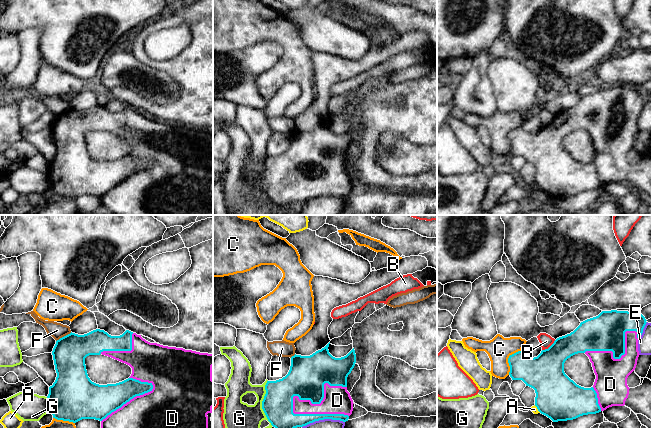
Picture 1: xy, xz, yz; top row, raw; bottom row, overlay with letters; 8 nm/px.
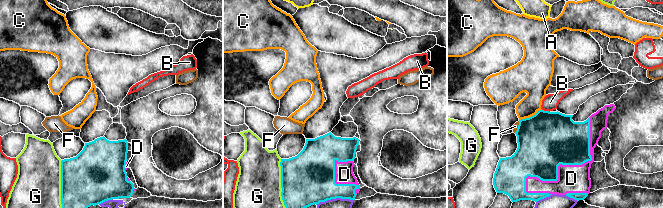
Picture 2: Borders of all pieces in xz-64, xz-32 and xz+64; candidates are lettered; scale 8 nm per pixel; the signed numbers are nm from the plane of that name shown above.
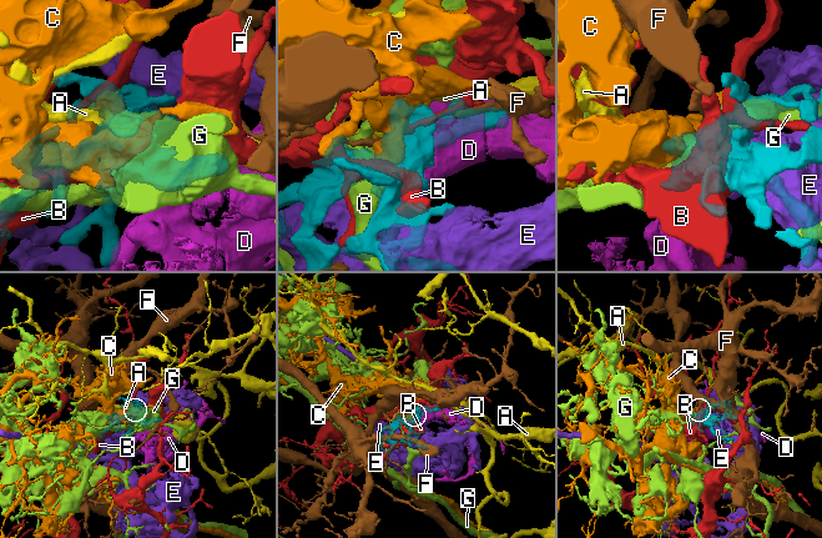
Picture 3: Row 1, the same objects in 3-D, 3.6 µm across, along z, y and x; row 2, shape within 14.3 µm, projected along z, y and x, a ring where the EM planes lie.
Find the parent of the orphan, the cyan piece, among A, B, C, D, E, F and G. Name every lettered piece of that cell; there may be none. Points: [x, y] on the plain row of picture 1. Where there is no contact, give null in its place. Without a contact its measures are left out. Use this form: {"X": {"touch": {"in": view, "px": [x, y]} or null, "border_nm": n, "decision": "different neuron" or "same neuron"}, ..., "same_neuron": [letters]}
{"A": {"touch": {"in": "yz", "px": [537, 184]}, "border_nm": 80, "decision": "different neuron"}, "B": {"touch": {"in": "yz", "px": [549, 123]}, "border_nm": 140, "decision": "different neuron"}, "C": {"touch": {"in": "yz", "px": [508, 135]}, "border_nm": 220, "decision": "different neuron"}, "D": {"touch": {"in": "xz", "px": [313, 190]}, "border_nm": 480, "decision": "same neuron"}, "E": {"touch": {"in": "xz", "px": [323, 195]}, "border_nm": 340, "decision": "different neuron"}, "F": {"touch": {"in": "xy", "px": [64, 112]}, "border_nm": 150, "decision": "different neuron"}, "G": {"touch": {"in": "xz", "px": [262, 179]}, "border_nm": 380, "decision": "different neuron"}, "same_neuron": ["D"]}

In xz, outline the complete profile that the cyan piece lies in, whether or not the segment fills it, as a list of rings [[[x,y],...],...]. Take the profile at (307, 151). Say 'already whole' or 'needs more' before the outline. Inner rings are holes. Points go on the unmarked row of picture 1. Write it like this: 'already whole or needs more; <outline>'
needs more; [[[329,120],[310,132],[295,130],[285,153],[267,157],[262,185],[279,209],[324,195],[346,198],[352,190],[354,179],[347,167],[347,153],[356,139],[355,126],[353,124],[346,132],[335,134],[329,129]]]

